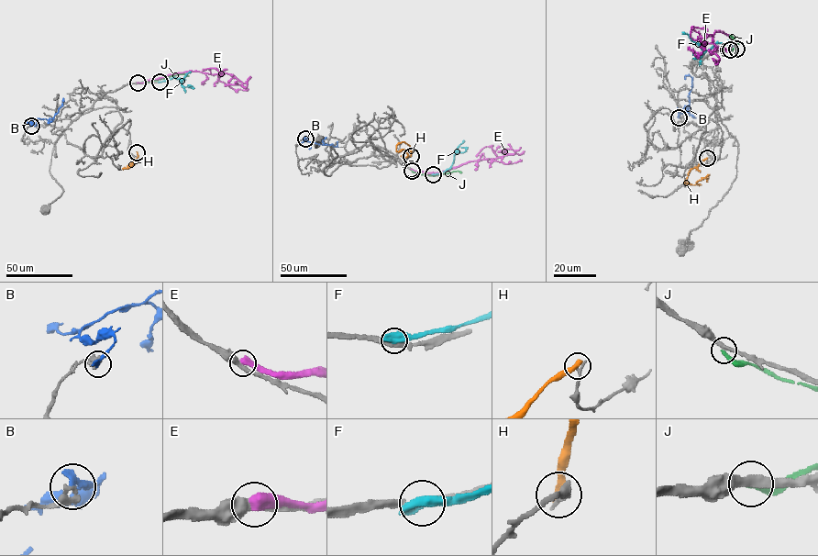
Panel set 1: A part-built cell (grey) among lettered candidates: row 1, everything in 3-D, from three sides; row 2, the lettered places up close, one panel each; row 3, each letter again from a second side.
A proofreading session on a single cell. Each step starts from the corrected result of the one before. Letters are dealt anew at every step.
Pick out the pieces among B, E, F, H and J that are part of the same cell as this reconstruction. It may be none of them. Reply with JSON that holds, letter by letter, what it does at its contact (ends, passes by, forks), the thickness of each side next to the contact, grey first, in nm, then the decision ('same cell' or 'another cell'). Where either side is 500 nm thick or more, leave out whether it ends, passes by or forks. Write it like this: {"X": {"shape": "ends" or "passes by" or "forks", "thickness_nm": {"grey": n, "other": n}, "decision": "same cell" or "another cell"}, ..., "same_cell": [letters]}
{"B": {"shape": "ends", "thickness_nm": {"grey": 220, "other": 300}, "decision": "same cell"}, "E": {"thickness_nm": {"grey": 460, "other": 600}, "decision": "another cell"}, "F": {"thickness_nm": {"grey": 280, "other": 650}, "decision": "another cell"}, "H": {"shape": "ends", "thickness_nm": {"grey": 190, "other": 440}, "decision": "another cell"}, "J": {"shape": "ends", "thickness_nm": {"grey": 340, "other": 240}, "decision": "another cell"}, "same_cell": ["B"]}

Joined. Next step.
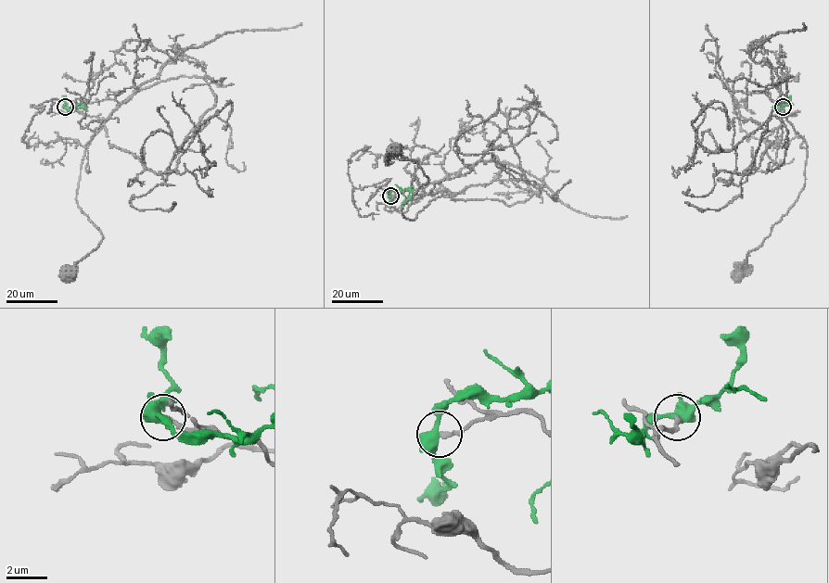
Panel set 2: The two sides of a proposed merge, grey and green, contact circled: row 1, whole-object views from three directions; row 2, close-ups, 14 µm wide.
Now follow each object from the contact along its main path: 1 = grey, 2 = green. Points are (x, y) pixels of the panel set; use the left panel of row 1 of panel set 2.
1: (65, 107), (107, 118), (124, 103), (91, 136), (84, 151), (77, 205), (102, 240), (68, 272)
2: (65, 107), (84, 108), (81, 104), (77, 105)

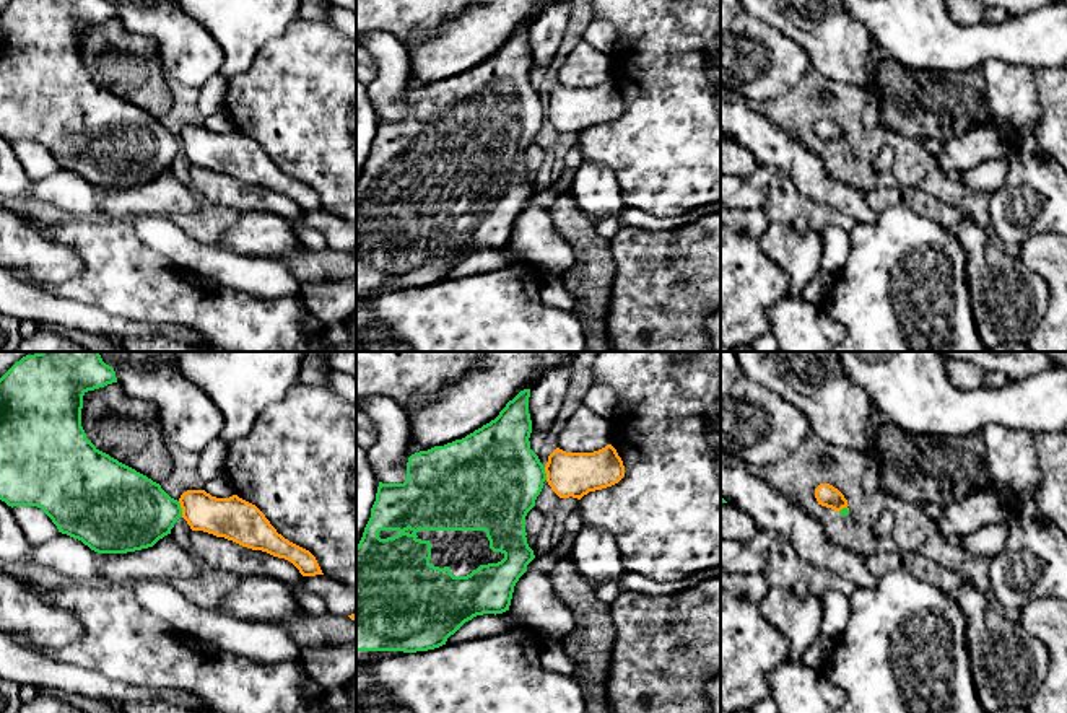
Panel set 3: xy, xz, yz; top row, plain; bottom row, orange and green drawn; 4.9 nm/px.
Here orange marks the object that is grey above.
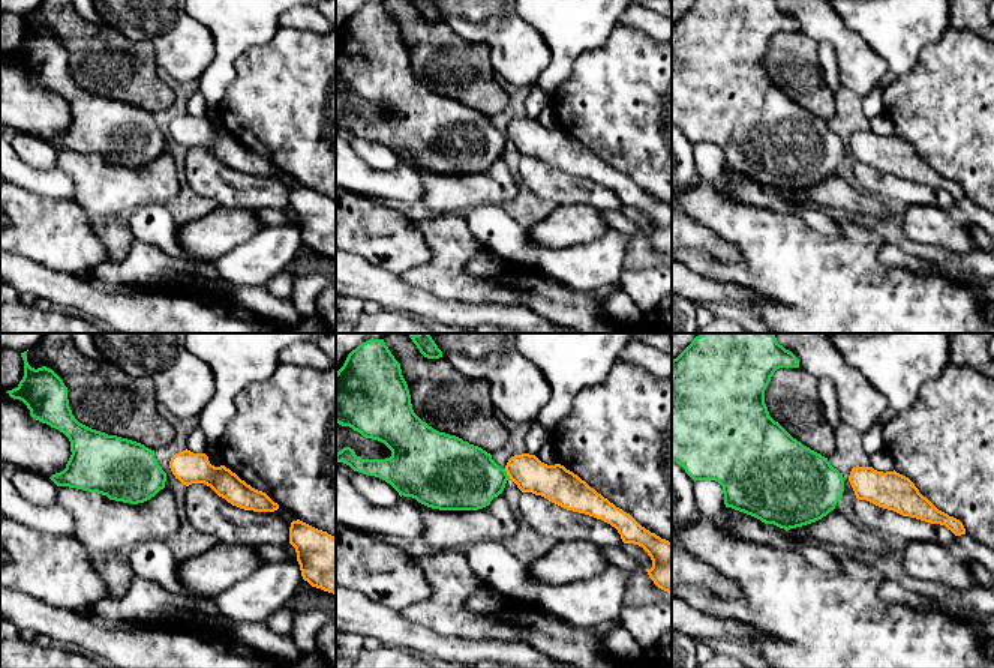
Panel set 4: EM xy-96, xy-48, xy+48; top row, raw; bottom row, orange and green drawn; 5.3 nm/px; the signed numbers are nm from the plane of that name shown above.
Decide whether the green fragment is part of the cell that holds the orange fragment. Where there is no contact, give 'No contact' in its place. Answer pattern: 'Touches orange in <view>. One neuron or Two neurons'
Touches orange in xy. Two neurons

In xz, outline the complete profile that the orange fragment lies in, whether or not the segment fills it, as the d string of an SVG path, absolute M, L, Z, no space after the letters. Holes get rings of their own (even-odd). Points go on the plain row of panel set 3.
M612 80L594 88L566 88L556 83L545 101L547 117L560 133L581 135L589 127L618 119L625 101Z

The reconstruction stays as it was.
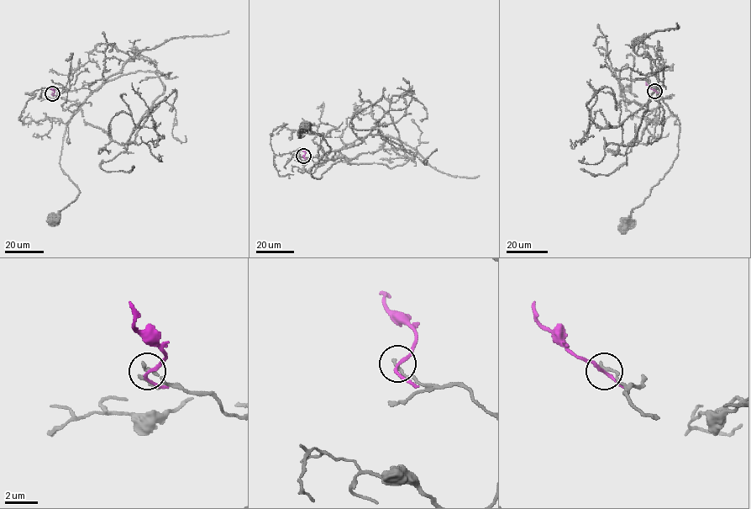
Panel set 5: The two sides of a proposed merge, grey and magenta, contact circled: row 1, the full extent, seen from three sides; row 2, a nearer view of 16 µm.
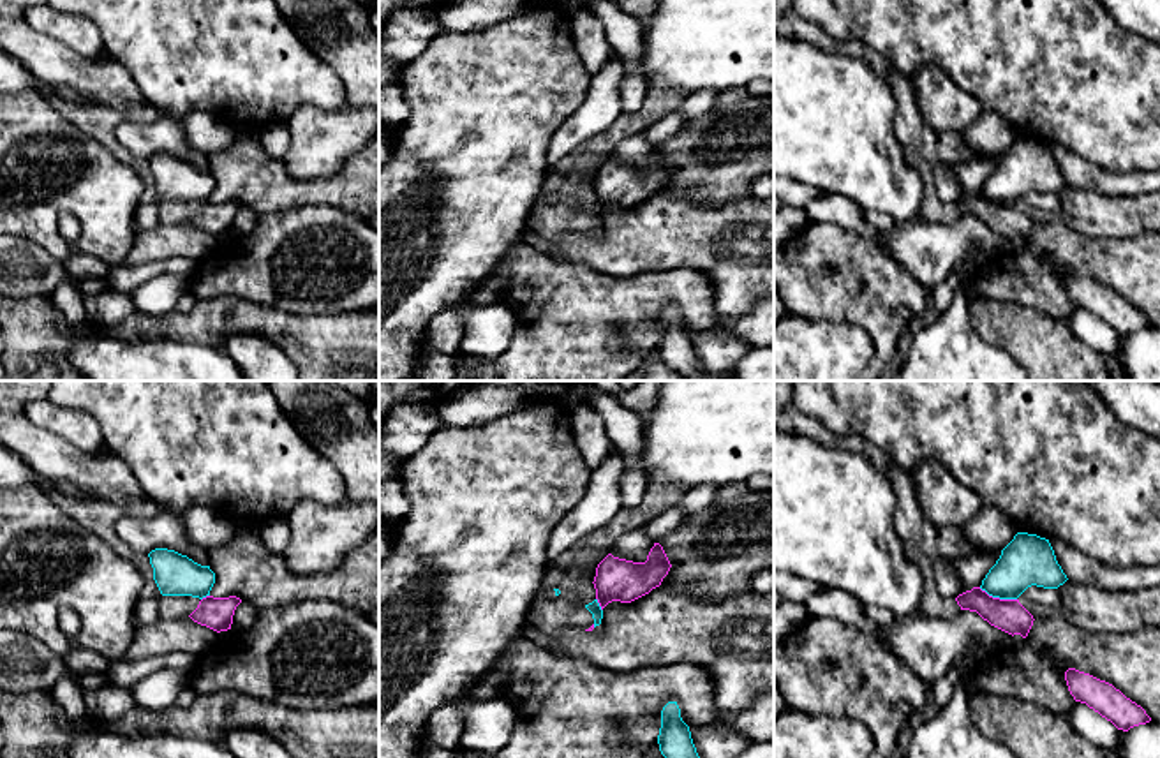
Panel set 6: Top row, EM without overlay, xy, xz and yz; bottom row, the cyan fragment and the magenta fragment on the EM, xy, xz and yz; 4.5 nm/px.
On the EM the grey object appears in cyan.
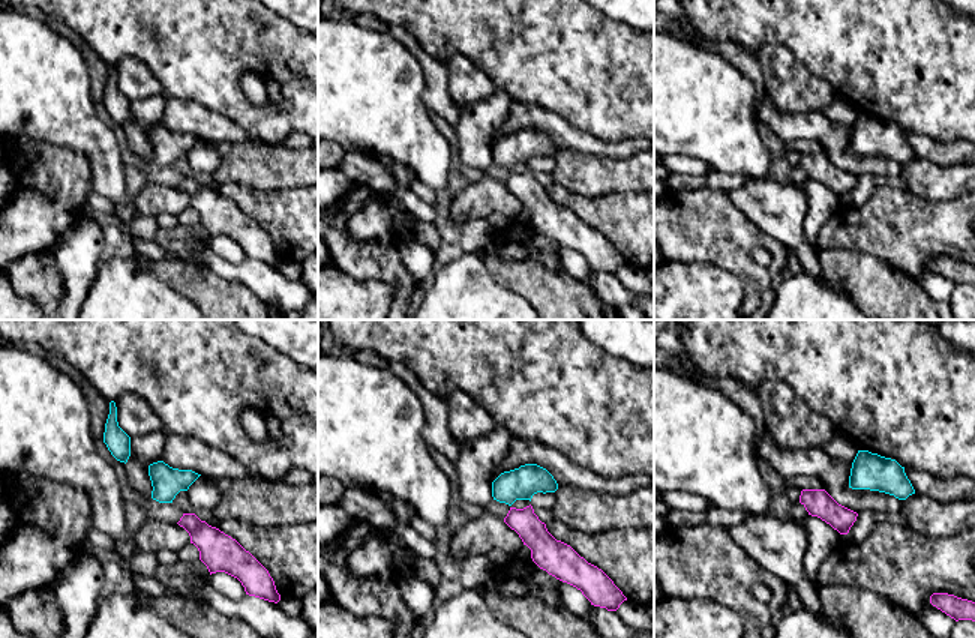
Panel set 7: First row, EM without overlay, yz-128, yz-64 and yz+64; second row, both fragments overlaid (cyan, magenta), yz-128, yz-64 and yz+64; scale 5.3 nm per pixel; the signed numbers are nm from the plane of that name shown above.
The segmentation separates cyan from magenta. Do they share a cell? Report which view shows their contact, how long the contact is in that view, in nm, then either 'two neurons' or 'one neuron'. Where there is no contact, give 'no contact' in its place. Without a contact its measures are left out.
contact in yz; length 190 nm; two neurons

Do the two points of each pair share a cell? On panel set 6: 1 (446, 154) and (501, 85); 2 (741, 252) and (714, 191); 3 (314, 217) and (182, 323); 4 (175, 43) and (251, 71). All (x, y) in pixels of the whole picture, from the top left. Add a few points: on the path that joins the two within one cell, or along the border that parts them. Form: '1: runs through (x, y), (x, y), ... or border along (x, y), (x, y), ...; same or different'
1: runs through (464, 136), (480, 120), (487, 103); same
2: border along (751, 194), (725, 203), (679, 198); different
3: border along (198, 298), (238, 297), (254, 304); different
4: runs through (194, 44), (219, 46), (231, 55); same

